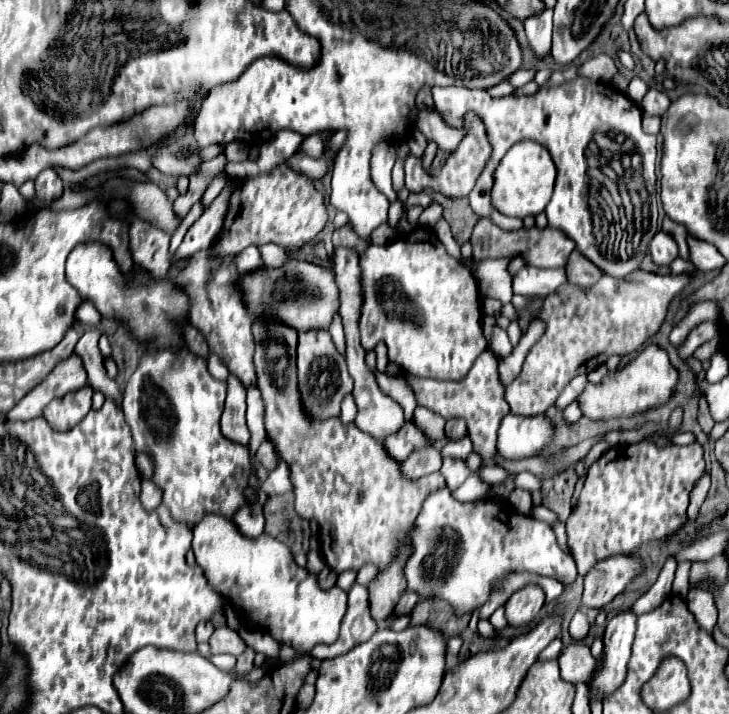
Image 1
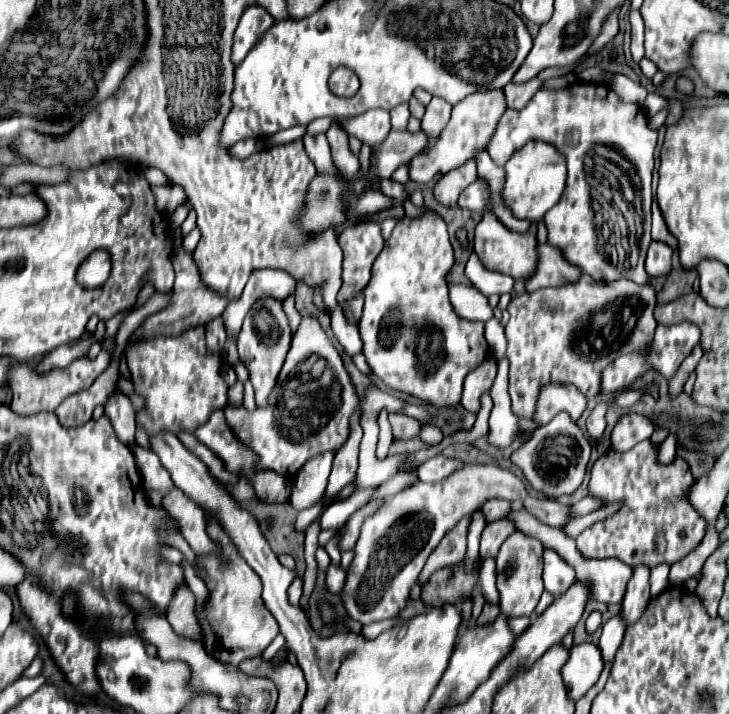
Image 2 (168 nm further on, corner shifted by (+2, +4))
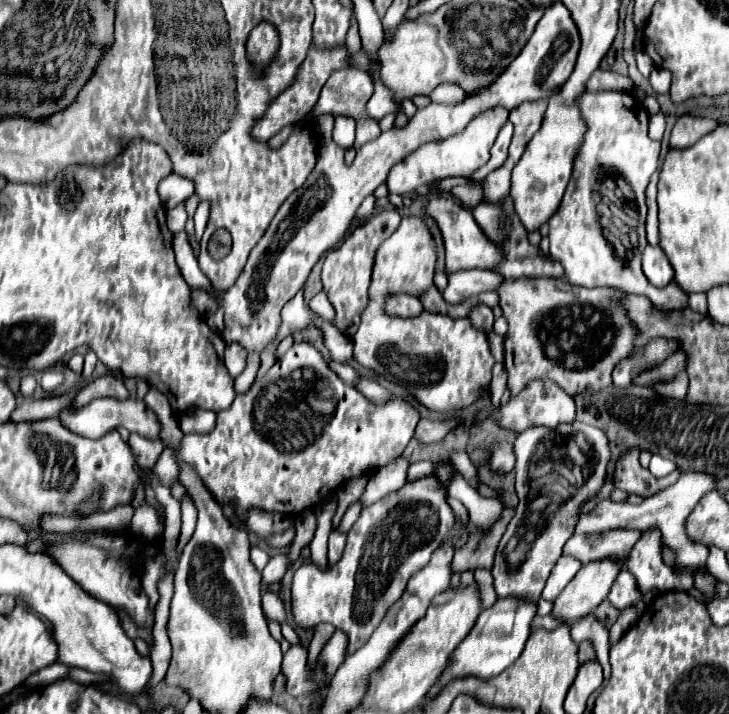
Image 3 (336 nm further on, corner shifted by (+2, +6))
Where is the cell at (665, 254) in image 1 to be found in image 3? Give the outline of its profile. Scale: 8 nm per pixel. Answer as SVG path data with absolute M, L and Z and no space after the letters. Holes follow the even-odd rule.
M647 246L643 250L643 258L641 258L643 274L657 288L663 288L673 280L673 268L671 268L669 260L665 260L665 258L667 256L663 256L663 252L659 252L657 246Z

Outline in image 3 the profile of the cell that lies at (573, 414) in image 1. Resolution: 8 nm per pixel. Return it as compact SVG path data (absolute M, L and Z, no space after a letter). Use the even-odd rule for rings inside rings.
M561 424L557 430L547 430L547 428L529 428L521 432L515 440L515 454L517 454L517 464L515 464L515 474L517 474L517 496L519 504L515 510L515 516L511 524L507 526L507 532L499 544L495 564L491 568L493 578L495 578L495 590L497 596L519 596L519 598L533 598L539 600L541 590L545 588L545 582L555 566L555 562L561 556L561 550L565 542L573 536L577 520L579 520L579 510L587 500L593 500L599 492L599 488L605 482L607 476L607 464L611 460L611 450L609 450L609 440L607 436L589 424Z

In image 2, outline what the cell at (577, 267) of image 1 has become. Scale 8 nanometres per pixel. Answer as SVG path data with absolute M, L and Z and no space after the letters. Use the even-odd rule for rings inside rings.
M541 244L539 268L531 276L531 280L527 280L527 292L533 292L545 286L561 286L567 282L575 282L581 278L581 274L583 274L581 268L567 262L563 252L557 246Z

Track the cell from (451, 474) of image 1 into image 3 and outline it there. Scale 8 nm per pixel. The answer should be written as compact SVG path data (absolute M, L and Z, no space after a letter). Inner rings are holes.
M417 462L417 464L411 464L409 470L407 470L407 480L417 480L419 476L429 476L433 474L433 462Z

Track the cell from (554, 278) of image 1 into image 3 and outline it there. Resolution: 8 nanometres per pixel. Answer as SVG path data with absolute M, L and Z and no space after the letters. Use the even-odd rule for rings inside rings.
M471 270L471 272L455 272L455 276L449 276L449 286L443 292L445 302L459 304L469 296L495 290L501 284L503 276L491 272L491 270Z

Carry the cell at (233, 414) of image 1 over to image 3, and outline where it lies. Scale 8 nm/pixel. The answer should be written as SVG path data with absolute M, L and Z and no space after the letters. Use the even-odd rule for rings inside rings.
M199 408L190 409L180 416L179 427L183 434L207 434L215 428L215 414Z

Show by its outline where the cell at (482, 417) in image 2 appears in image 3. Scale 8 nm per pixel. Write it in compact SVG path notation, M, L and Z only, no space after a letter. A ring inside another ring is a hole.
M399 458L399 460L393 460L387 468L379 468L379 472L375 472L371 478L369 478L369 484L367 484L367 490L363 492L361 500L365 504L373 504L375 500L381 500L383 496L387 496L389 492L395 492L399 490L405 482L407 482L407 468L409 468L409 462L405 458Z

